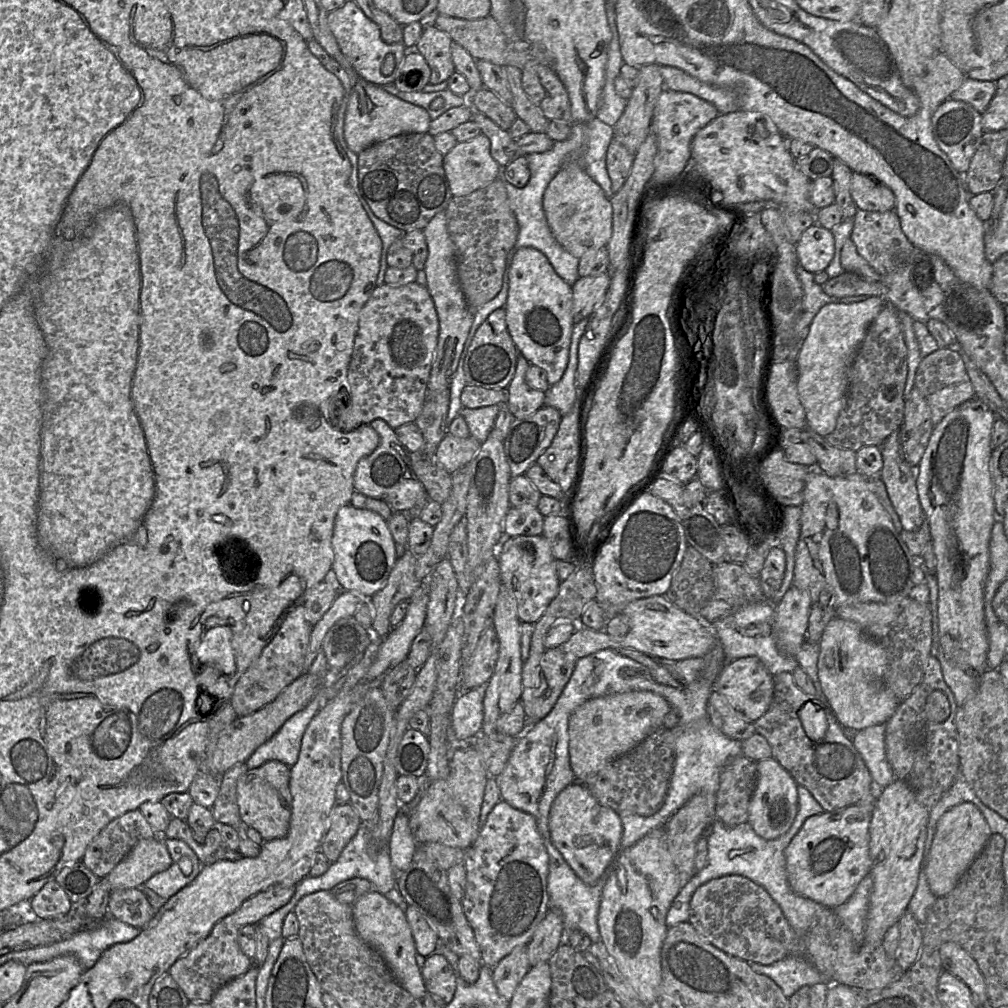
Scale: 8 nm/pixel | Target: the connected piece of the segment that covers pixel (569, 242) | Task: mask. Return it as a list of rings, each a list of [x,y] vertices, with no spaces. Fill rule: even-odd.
[[[568,161],[543,194],[543,210],[558,243],[576,258],[590,249],[606,247],[612,236],[612,205],[602,188],[576,162]]]

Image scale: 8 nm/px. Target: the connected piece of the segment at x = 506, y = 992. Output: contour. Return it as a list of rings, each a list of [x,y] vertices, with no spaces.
[[[527,945],[515,947],[492,968],[493,982],[499,995],[509,1002],[529,969]]]

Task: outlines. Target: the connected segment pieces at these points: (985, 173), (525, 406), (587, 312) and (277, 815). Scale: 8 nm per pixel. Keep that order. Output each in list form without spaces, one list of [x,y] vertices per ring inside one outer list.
[[[983,142],[973,155],[969,169],[964,174],[966,190],[972,195],[994,192],[1002,182],[1003,163],[997,161]]]
[[[519,353],[515,375],[507,387],[507,404],[516,419],[523,419],[544,405],[545,392],[532,389],[525,382],[525,374],[529,366],[529,361]]]
[[[608,272],[597,276],[579,277],[572,286],[572,318],[576,324],[588,318],[603,300],[610,284]]]
[[[271,760],[247,770],[237,781],[236,796],[241,820],[245,826],[257,830],[265,841],[284,838],[289,832],[292,813],[290,773],[290,767]]]

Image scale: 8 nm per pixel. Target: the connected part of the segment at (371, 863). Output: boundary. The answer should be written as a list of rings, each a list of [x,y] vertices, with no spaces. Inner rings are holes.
[[[362,822],[355,836],[350,840],[350,842],[345,846],[345,848],[341,852],[338,860],[331,863],[328,870],[321,876],[318,876],[318,877],[307,876],[303,880],[301,880],[298,884],[296,884],[295,893],[293,894],[291,900],[286,905],[282,906],[277,910],[279,911],[283,909],[285,906],[289,905],[289,903],[292,901],[294,897],[300,897],[299,898],[300,900],[304,896],[320,890],[330,891],[338,883],[351,878],[367,879],[372,883],[374,890],[384,895],[396,887],[397,874],[398,874],[397,871],[391,865],[388,844],[380,845],[378,848],[374,846],[369,838],[368,827],[366,827],[365,823]]]

